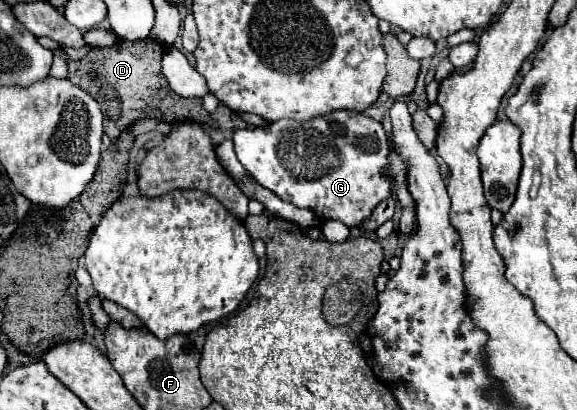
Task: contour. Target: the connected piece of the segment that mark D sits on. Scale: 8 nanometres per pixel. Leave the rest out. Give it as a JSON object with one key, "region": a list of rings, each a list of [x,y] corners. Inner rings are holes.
{"region":[[[151,38],[129,42],[119,40],[111,48],[91,48],[91,52],[83,60],[69,60],[69,80],[89,92],[101,106],[105,116],[103,128],[111,140],[117,140],[123,130],[135,124],[141,118],[155,118],[159,122],[199,122],[217,128],[217,122],[203,108],[201,98],[181,98],[177,96],[165,82],[161,74],[161,56],[163,46]],[[95,70],[99,74],[97,80],[89,76]]]}

